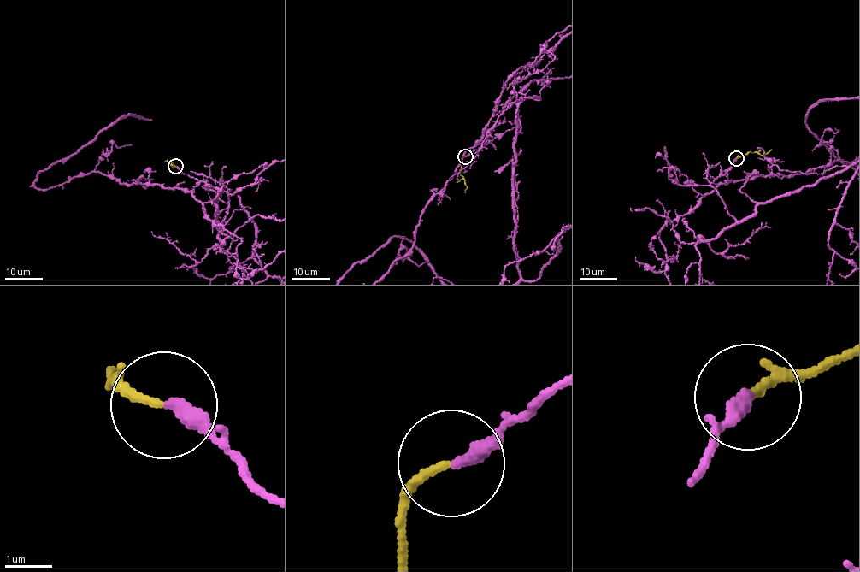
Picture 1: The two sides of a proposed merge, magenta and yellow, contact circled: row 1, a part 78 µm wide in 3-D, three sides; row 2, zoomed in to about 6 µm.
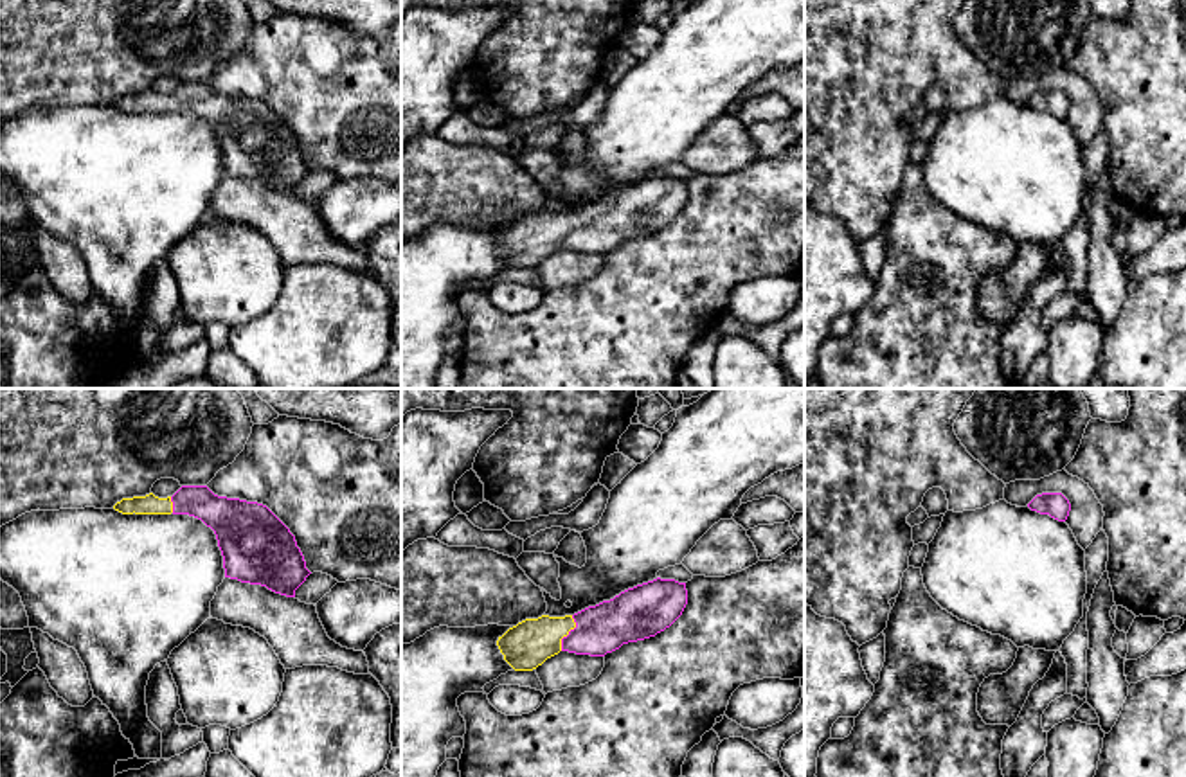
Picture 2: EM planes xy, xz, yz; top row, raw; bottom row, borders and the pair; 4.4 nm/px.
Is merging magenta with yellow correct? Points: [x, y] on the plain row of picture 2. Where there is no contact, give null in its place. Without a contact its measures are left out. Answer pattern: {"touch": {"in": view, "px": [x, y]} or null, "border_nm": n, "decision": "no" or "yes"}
{"touch": {"in": "xz", "px": [569, 231]}, "border_nm": 170, "decision": "yes"}

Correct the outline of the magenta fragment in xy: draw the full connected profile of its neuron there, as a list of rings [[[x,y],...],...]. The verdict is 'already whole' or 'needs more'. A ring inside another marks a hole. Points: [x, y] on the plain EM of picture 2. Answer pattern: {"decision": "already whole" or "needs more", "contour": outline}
{"decision": "needs more", "contour": [[[182,83],[173,94],[122,95],[113,103],[122,112],[189,112],[202,117],[216,131],[223,153],[225,174],[261,182],[268,187],[295,194],[295,187],[311,171],[290,126],[263,101],[214,92],[207,83]]]}

